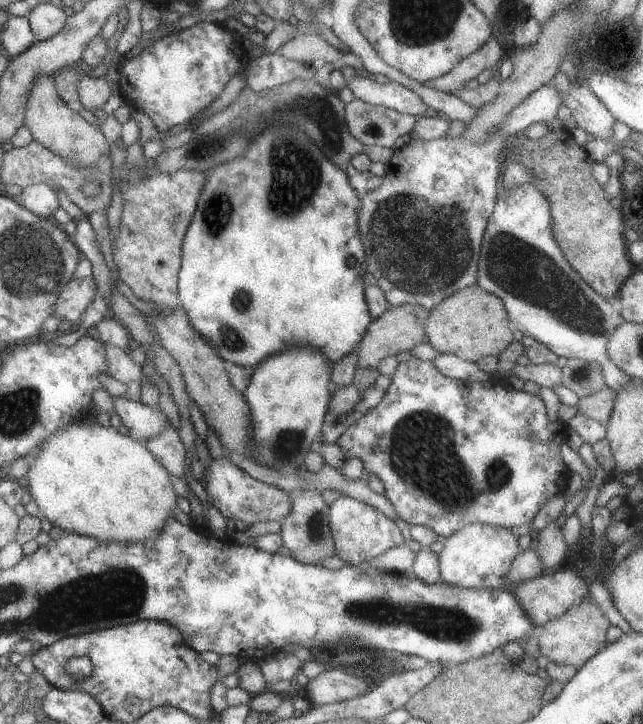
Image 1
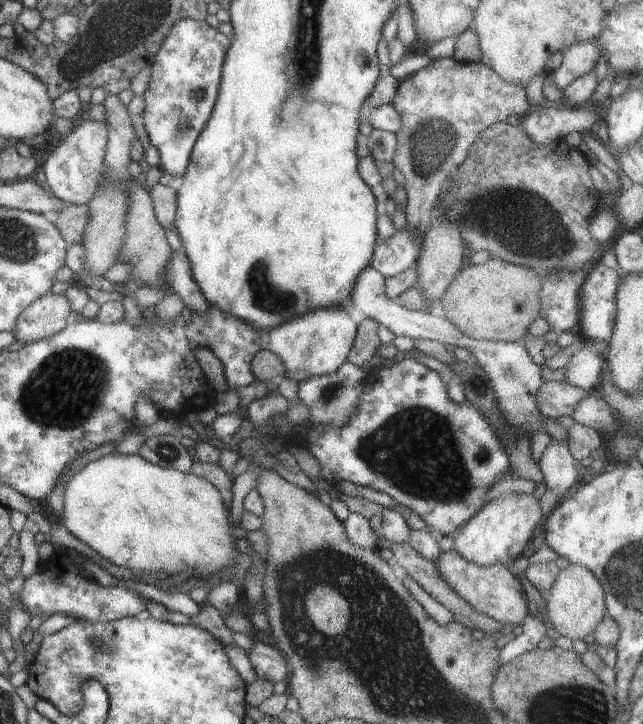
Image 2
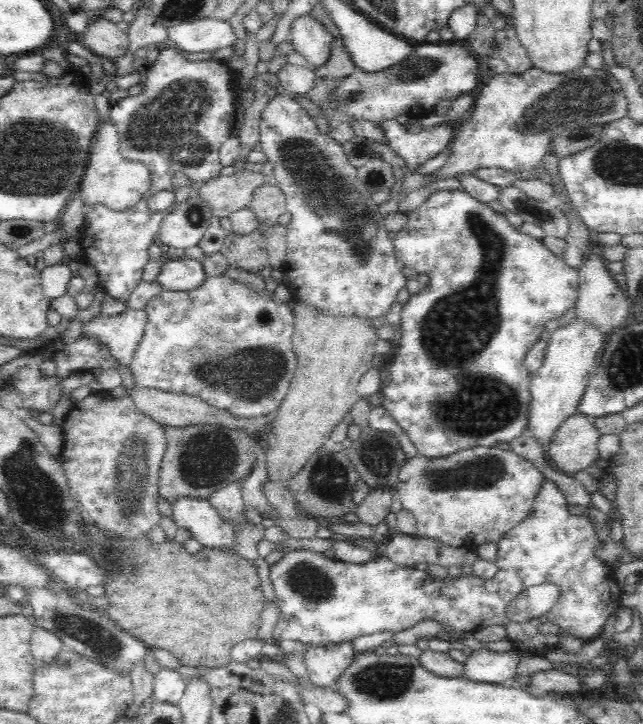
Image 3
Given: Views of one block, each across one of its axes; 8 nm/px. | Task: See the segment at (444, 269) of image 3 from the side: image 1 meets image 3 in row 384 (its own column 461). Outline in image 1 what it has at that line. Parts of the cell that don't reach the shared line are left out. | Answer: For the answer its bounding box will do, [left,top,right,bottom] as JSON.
[337,357,570,539]

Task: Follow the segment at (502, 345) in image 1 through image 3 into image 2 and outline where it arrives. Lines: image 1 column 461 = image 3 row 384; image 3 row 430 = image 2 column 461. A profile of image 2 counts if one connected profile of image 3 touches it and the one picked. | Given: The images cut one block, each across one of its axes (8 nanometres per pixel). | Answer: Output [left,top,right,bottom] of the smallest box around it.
[438,257,541,341]

